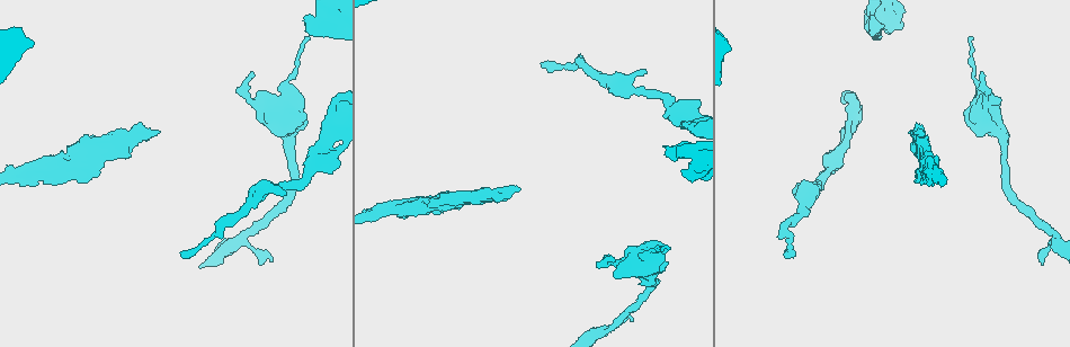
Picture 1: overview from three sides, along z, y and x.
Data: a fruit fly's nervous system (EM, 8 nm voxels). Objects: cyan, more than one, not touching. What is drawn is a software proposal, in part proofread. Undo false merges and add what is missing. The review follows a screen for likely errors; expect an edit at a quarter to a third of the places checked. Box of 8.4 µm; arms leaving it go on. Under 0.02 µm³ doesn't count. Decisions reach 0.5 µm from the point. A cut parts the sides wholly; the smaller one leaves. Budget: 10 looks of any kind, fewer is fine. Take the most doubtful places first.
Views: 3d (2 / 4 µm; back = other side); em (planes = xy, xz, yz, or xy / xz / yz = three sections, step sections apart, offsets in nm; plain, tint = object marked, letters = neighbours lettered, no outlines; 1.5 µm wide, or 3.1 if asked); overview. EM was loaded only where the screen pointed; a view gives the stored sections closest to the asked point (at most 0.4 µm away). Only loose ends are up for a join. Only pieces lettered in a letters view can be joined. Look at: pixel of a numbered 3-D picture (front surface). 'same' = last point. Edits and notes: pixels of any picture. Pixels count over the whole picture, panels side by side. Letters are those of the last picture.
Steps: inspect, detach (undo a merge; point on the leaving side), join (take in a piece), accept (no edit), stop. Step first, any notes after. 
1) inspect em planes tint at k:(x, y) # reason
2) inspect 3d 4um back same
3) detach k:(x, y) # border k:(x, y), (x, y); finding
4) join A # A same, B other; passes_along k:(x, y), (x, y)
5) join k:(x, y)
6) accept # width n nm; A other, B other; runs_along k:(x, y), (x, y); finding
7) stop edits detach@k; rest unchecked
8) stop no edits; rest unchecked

inspect em xy step 8 tint at 1:(304, 16) # free end

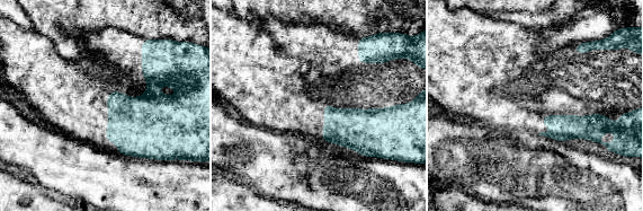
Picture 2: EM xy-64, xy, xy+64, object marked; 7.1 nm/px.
inspect em planes letters same

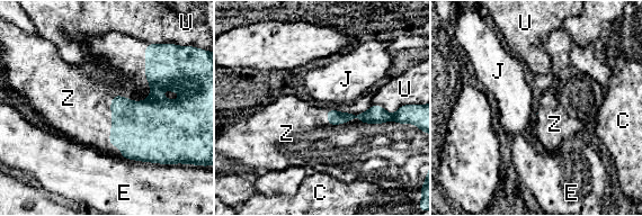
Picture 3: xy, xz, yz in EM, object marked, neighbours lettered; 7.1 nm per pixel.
join Z # C other, E other, J other, U other, Z same; the neuron continues

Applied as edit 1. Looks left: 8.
inspect 3d 2um at 1:(542, 64)

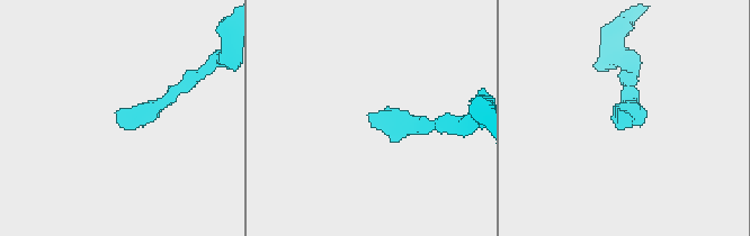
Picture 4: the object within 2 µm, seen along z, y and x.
inspect em planes tint at 4:(120, 126) # need the tissue

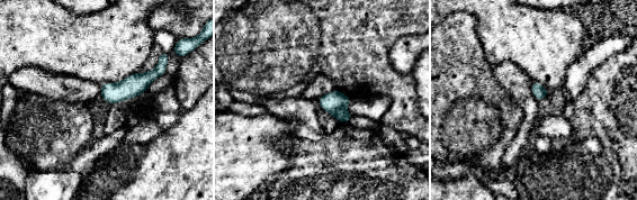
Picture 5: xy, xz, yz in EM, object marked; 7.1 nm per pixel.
inspect em planes letters same # what lies round it

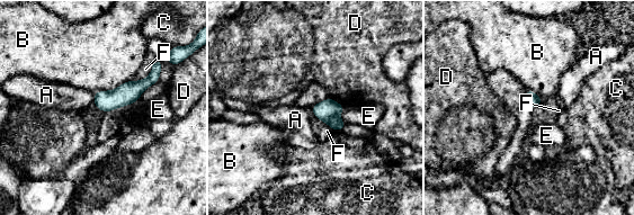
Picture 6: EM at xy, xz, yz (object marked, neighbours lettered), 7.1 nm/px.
accept # A other, B other, C other, D other, E other, F other; runs_along 6:(157, 73), (121, 97), (96, 101); none of them fits

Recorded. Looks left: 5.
inspect em planes letters at 1:(809, 188) # calibre changes

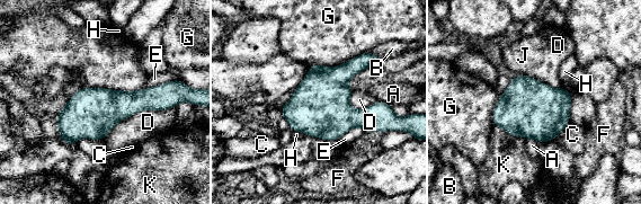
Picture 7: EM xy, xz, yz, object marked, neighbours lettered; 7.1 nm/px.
accept # width 360 nm; longest_contact D 550 nm; A other, B other, C other, D other, E other, F other, G other, H other, J other, K other; all the same neuron

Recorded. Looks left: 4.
stop edits join@3; rest unchecked

